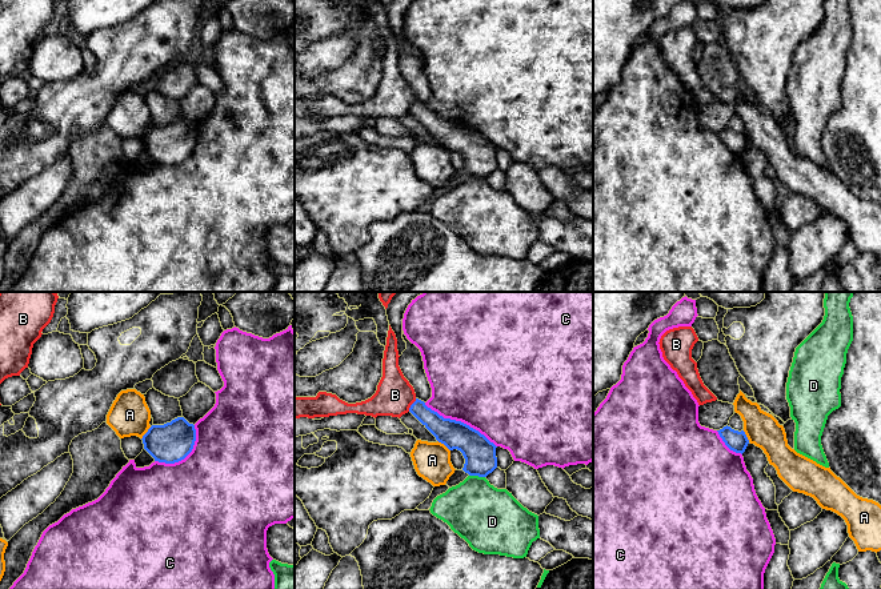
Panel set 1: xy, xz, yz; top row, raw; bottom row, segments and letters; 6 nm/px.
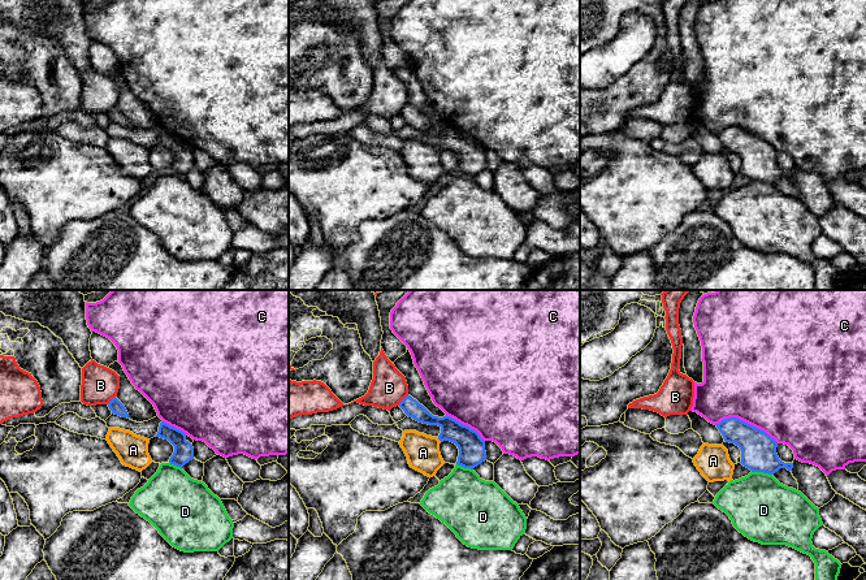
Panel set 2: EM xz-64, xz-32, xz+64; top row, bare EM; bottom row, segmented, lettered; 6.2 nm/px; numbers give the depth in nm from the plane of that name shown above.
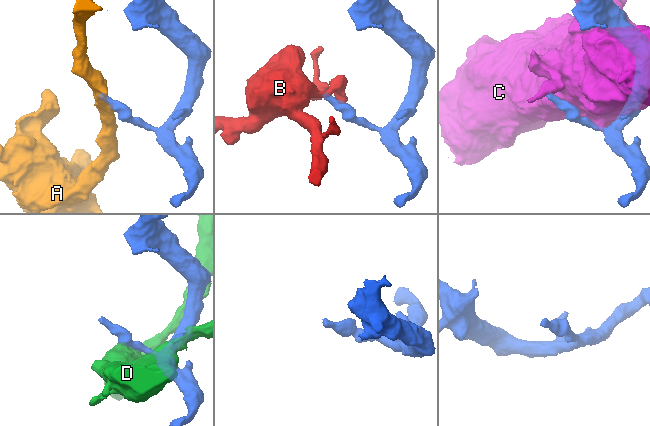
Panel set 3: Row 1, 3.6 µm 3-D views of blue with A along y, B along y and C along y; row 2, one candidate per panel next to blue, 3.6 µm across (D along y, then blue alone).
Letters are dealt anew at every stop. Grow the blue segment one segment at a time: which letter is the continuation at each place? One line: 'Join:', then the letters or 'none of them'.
Join: none of them

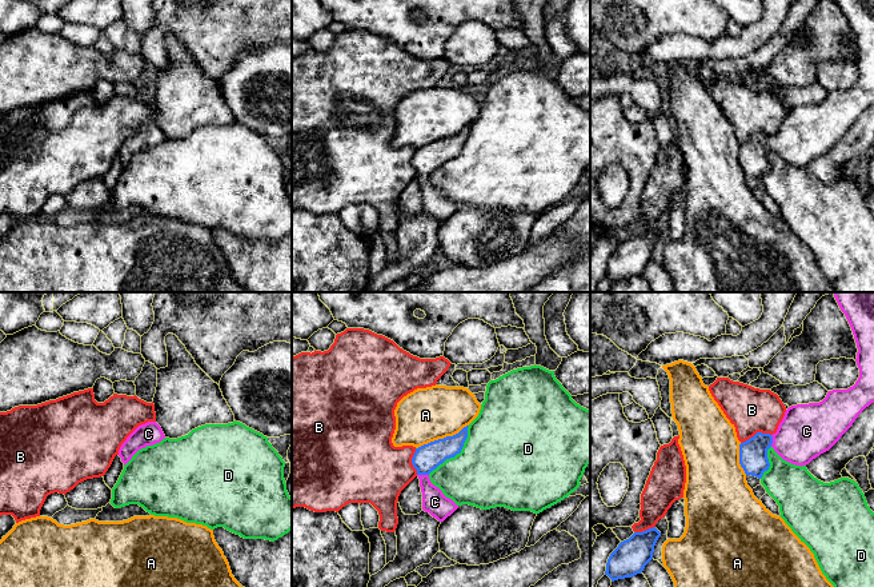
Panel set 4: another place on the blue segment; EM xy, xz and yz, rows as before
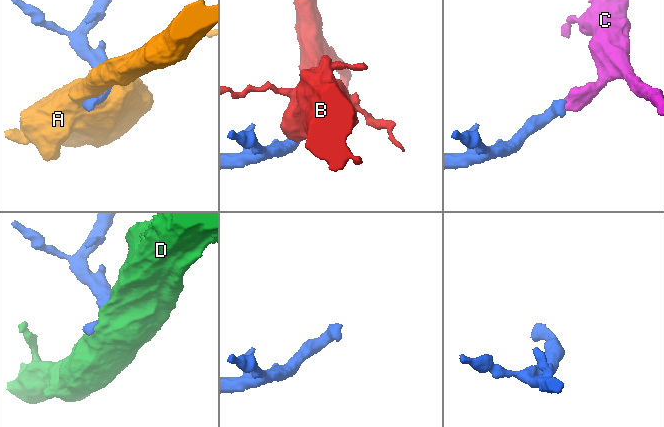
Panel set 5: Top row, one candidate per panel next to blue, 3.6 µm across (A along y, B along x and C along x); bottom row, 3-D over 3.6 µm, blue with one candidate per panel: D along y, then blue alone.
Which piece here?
Join: C

